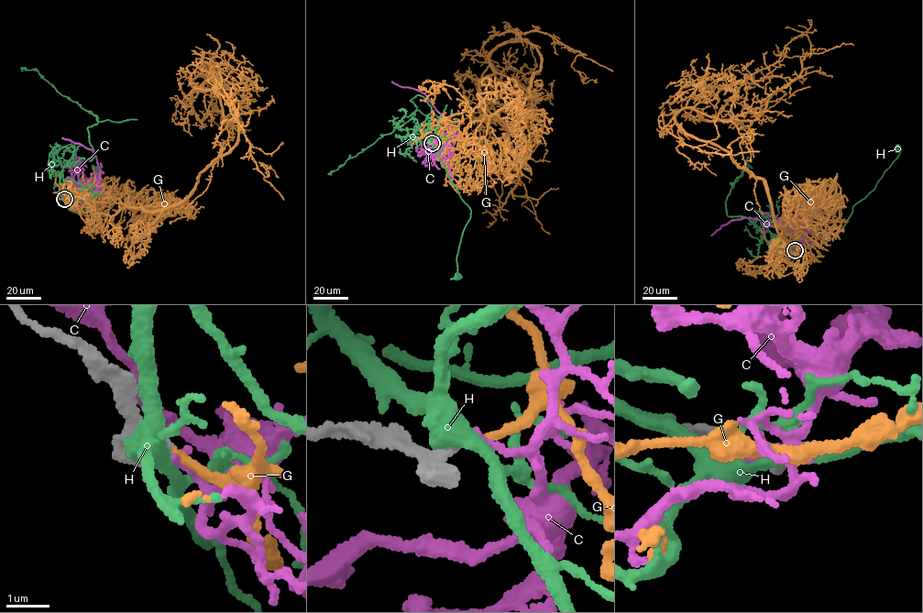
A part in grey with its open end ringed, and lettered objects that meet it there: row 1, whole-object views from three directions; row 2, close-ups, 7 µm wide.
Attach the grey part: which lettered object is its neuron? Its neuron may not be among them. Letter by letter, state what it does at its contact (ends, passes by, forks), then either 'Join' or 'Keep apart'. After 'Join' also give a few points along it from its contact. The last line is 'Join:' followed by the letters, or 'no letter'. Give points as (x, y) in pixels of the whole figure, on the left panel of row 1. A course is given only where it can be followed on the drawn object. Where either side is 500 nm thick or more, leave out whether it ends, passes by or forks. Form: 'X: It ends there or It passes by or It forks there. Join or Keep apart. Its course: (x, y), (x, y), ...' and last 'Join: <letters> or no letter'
C: It ends there. Keep apart
G: It ends there. Join. Its course: (64, 199), (175, 207), (239, 130), (216, 79), (191, 94), (240, 121)
H: It passes by. Keep apart
Join: G

